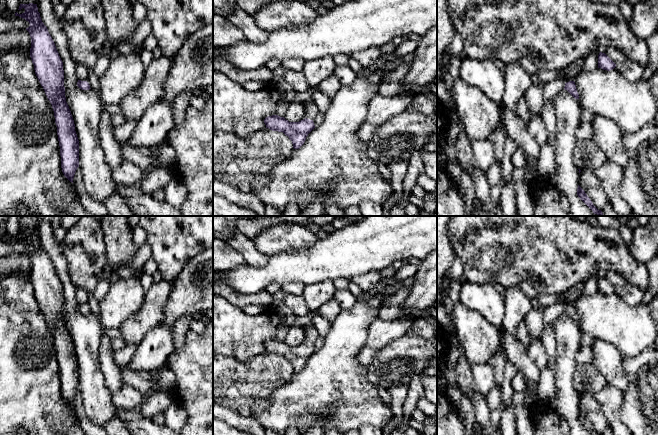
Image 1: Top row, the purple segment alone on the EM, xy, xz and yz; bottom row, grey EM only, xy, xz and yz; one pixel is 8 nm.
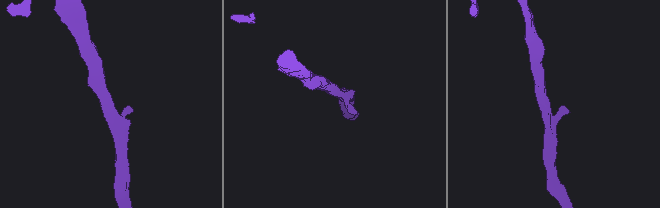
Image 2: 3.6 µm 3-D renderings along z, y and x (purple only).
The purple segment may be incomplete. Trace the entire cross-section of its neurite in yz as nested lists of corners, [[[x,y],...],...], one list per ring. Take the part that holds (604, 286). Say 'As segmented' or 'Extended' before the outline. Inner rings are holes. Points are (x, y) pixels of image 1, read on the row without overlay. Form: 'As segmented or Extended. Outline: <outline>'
As segmented. Outline: [[[600,276],[598,279],[598,292],[610,295],[616,291],[616,288],[605,278]]]

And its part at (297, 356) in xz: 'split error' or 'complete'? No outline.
split error

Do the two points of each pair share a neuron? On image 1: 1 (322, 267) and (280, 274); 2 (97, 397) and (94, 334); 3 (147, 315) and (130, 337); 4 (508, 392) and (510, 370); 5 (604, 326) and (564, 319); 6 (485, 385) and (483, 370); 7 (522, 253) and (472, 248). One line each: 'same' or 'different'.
1: same
2: same
3: same
4: same
5: different
6: same
7: same

